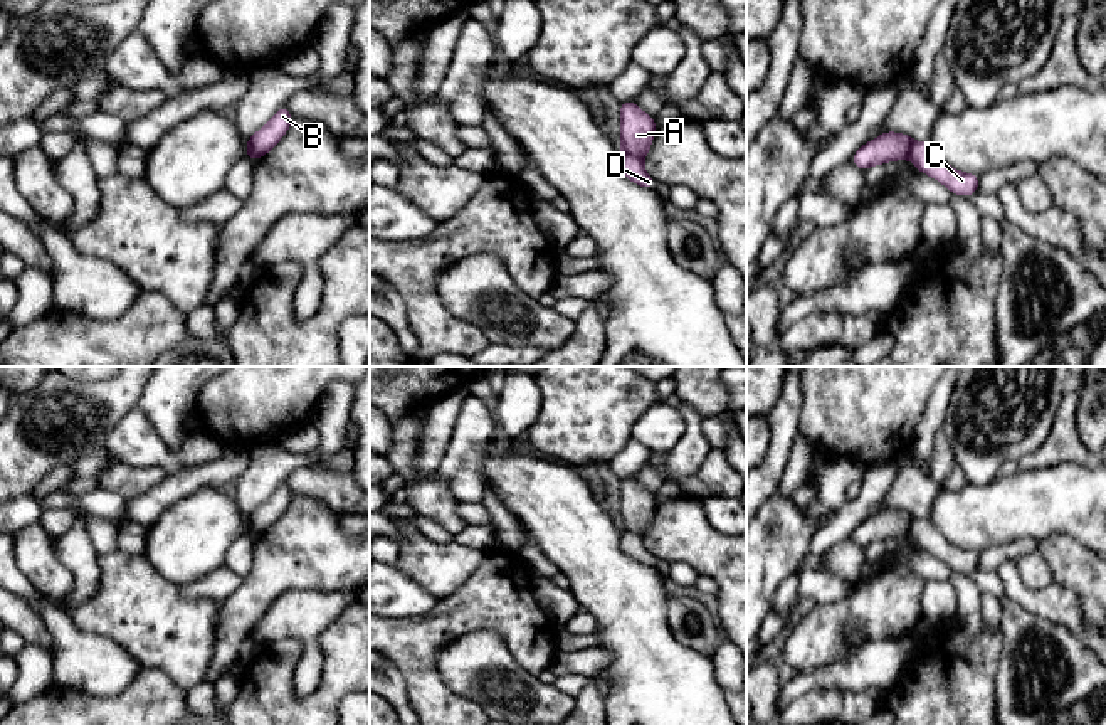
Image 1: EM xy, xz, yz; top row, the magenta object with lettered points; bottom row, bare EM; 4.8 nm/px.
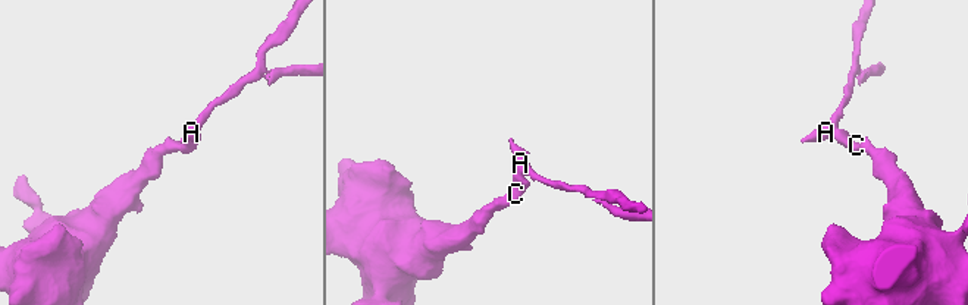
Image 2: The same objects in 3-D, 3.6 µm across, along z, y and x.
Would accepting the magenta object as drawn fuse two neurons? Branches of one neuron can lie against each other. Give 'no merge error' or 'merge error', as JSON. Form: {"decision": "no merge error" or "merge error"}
{"decision": "merge error"}

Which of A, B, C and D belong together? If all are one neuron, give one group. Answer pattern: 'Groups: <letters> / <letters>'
Groups: A B / C D

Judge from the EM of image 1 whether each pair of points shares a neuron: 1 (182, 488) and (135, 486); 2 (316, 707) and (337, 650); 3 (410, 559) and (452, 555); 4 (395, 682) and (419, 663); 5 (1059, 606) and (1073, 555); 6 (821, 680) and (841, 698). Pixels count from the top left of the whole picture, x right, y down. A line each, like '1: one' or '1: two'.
1: two
2: one
3: one
4: two
5: two
6: two

